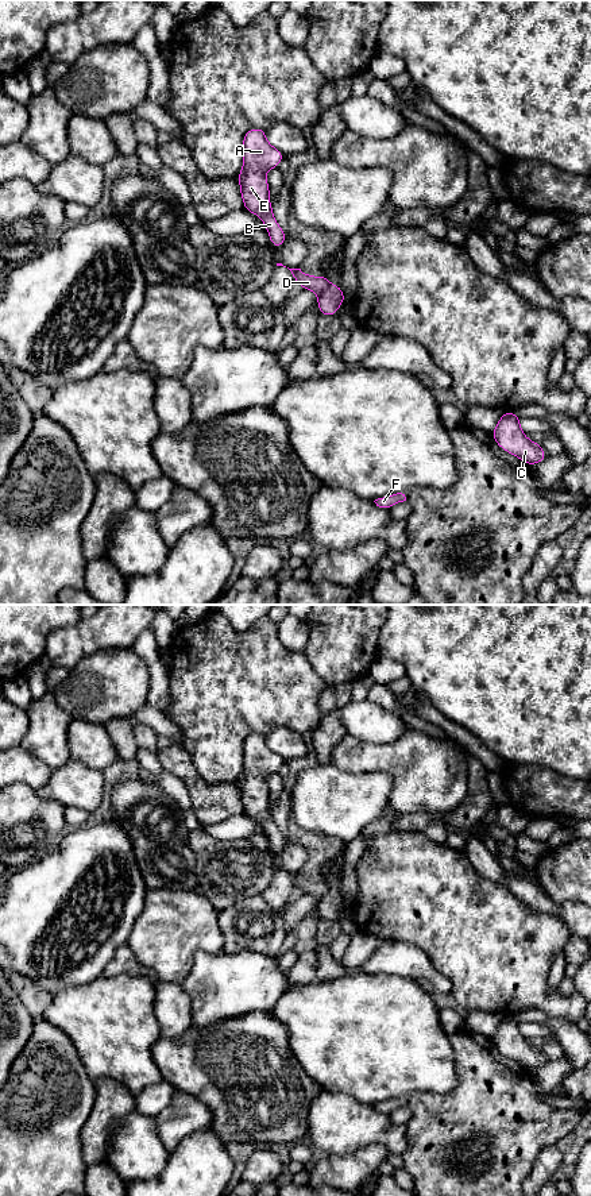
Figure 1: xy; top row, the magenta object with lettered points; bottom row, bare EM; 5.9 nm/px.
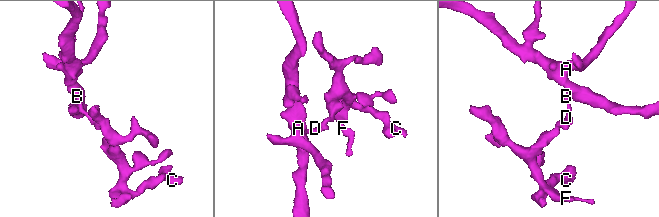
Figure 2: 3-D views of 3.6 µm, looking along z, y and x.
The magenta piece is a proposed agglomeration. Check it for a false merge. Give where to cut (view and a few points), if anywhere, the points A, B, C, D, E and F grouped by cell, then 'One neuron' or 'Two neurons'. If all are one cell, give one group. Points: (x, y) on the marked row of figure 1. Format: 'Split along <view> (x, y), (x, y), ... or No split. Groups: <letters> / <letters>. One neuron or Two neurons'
Split along xy (331, 284), (319, 298). Groups: A B D E / C F. Two neurons

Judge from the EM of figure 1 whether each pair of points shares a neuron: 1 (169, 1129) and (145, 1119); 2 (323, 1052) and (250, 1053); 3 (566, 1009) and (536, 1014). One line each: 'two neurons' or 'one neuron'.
1: two neurons
2: two neurons
3: two neurons

